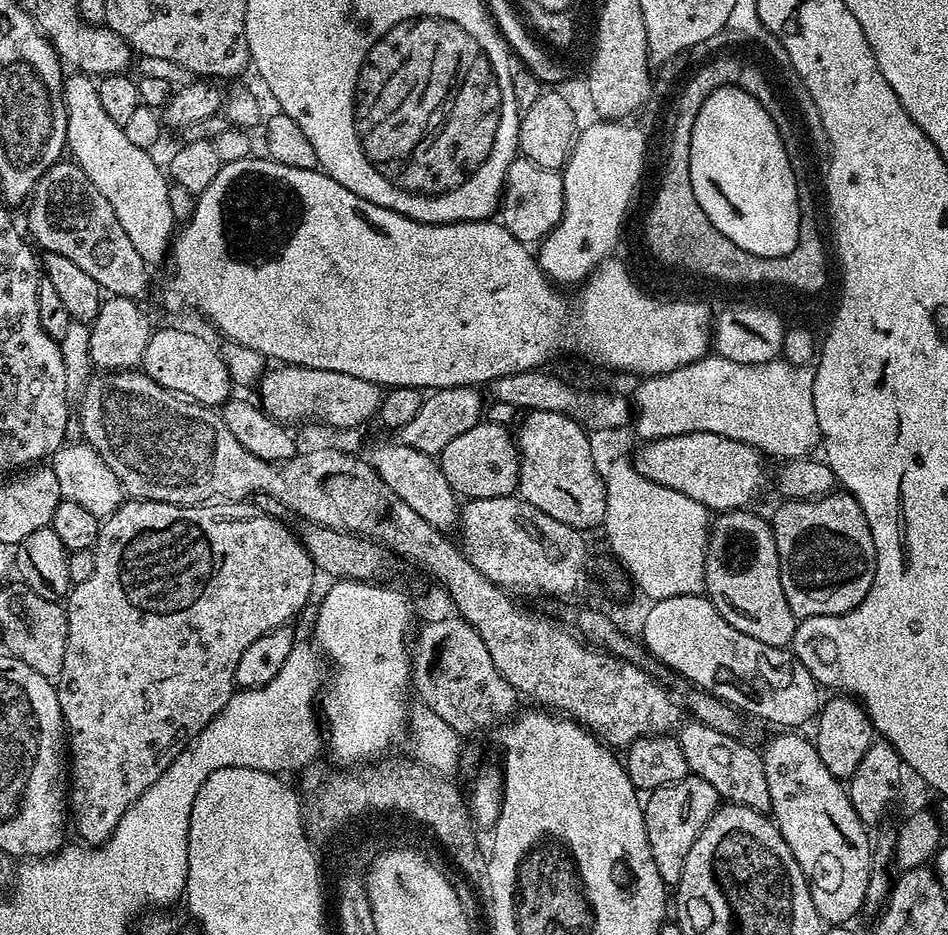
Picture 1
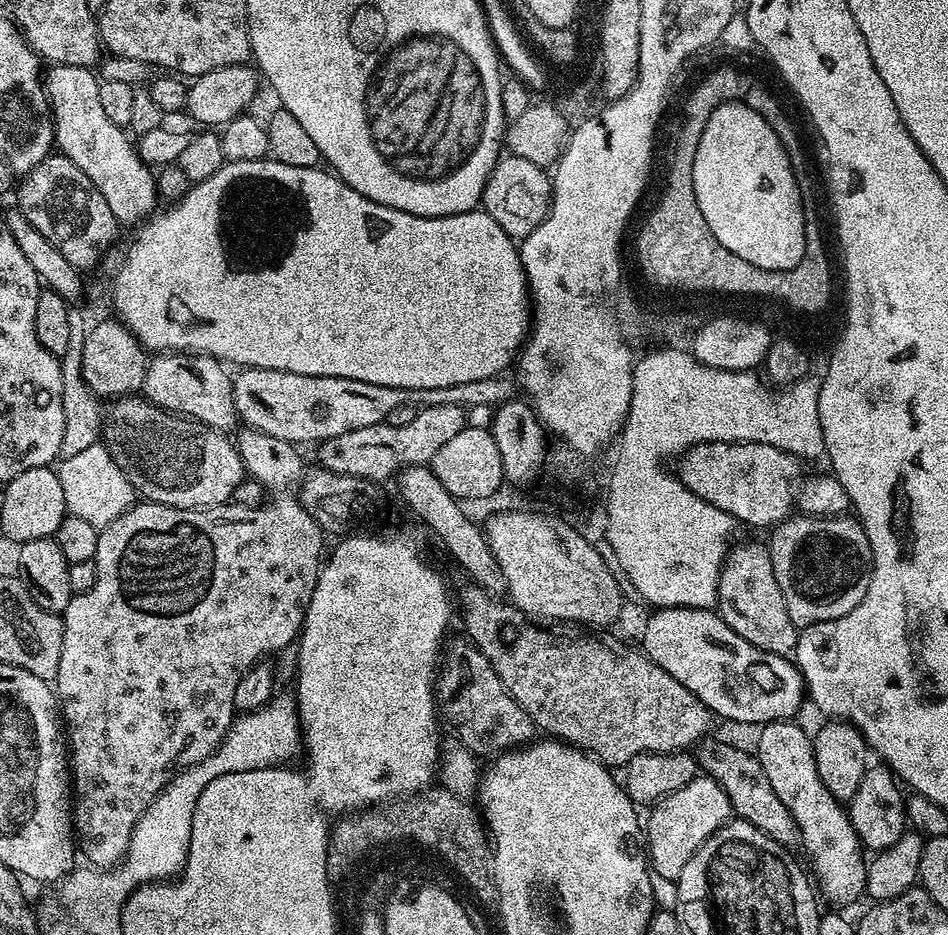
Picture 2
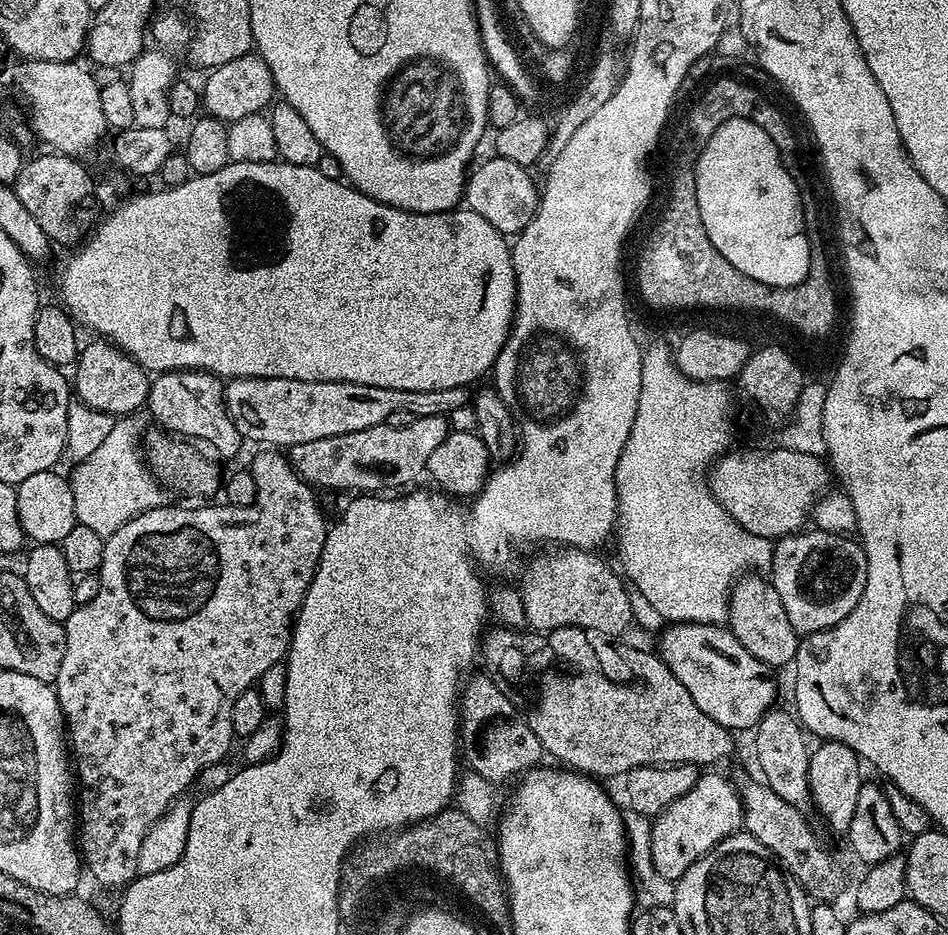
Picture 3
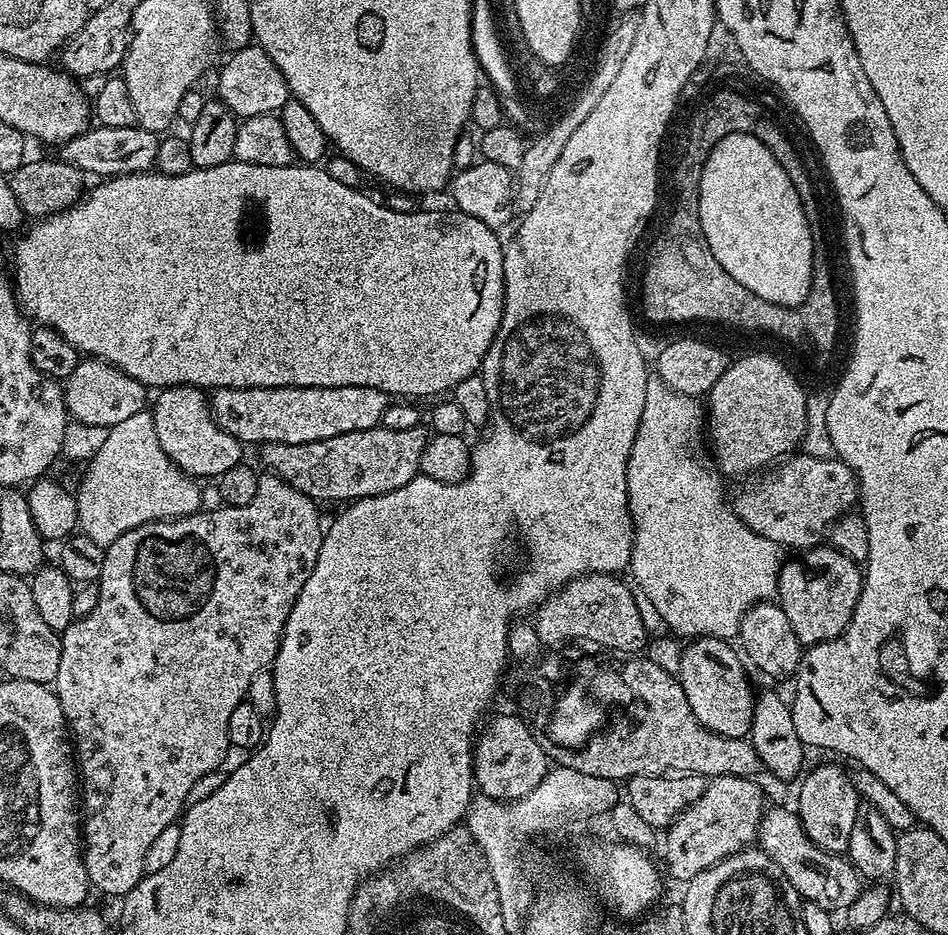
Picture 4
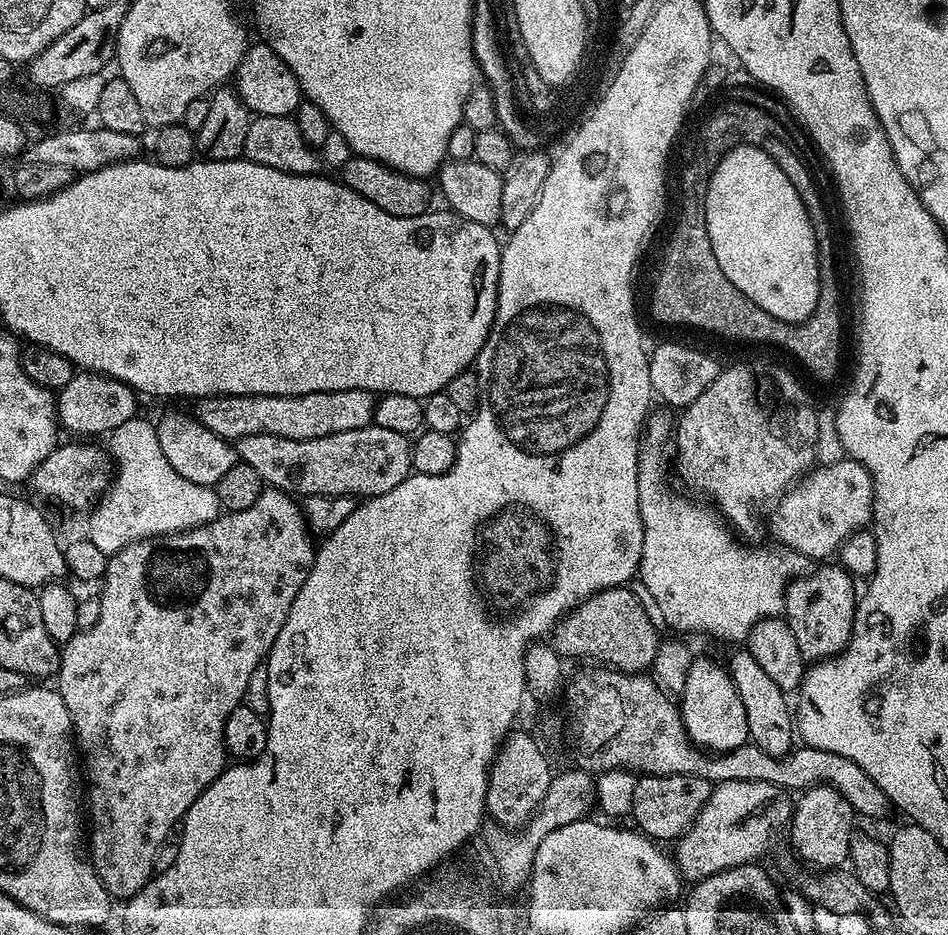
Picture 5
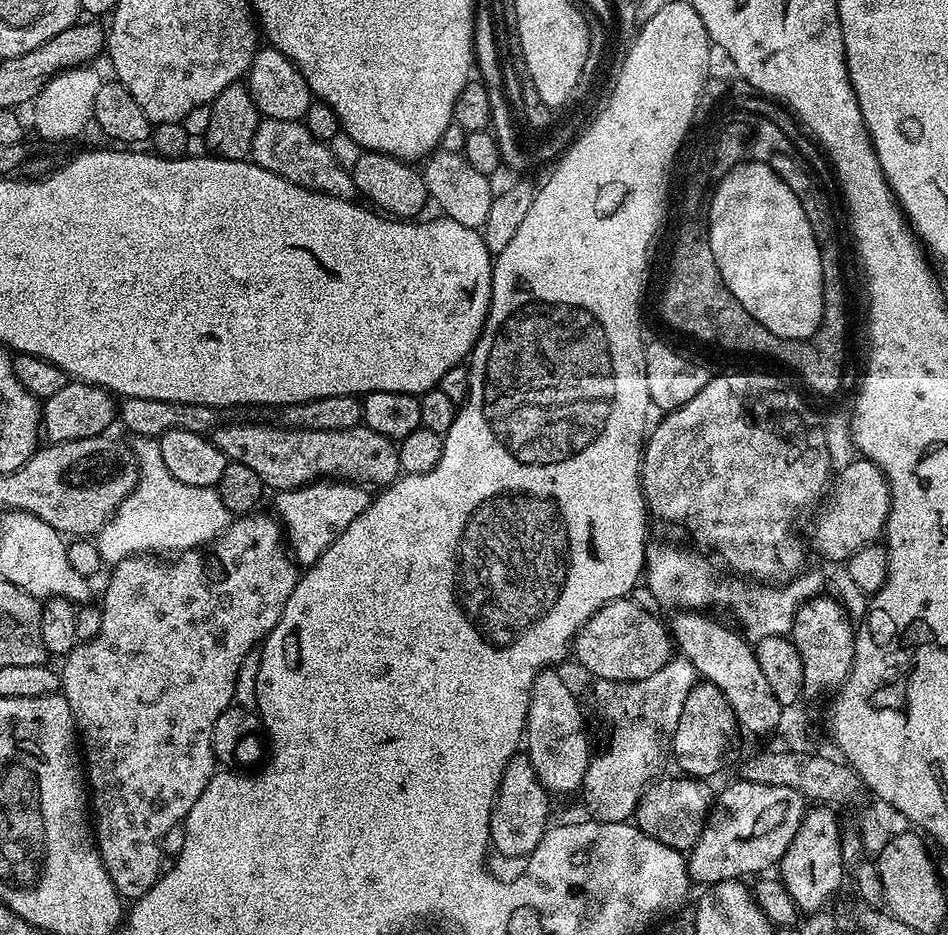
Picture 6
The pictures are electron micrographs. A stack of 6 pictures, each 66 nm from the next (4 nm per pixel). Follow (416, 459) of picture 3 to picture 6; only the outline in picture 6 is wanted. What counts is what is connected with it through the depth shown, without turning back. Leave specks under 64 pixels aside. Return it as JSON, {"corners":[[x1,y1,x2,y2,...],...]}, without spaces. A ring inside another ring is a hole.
{"corners":[[221,423,211,429,212,445,233,464,245,464,262,478,265,489,288,492,321,478,335,478,361,486,387,486,401,475,399,450,390,438,357,426,346,430,306,430,272,424]]}

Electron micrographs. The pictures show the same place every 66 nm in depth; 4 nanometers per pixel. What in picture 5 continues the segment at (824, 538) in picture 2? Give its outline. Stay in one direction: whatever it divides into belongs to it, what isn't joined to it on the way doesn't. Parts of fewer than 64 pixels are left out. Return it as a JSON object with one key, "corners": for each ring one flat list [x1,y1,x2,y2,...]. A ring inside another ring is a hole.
{"corners":[[832,562,817,568,820,569,807,578,793,579,784,591,783,619,787,620,790,634,794,634,794,639,798,641,798,650,802,650,808,662,826,660,844,651,848,639,852,637,858,603,858,588,856,592,852,585,855,584,853,577,845,568]]}

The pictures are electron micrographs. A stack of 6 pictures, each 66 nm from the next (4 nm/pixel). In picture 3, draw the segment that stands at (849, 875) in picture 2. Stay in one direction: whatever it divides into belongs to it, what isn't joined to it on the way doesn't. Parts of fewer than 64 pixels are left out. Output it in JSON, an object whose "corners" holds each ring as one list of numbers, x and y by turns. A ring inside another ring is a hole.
{"corners":[[771,710,765,713,756,725,754,735,756,735,756,764,760,767,759,775,764,783,770,786,770,790,774,790,774,794,778,794,778,798,782,798,782,802,790,802,790,806,801,810,807,809,810,804,808,795,810,743,808,744,809,737,800,721,791,711]]}

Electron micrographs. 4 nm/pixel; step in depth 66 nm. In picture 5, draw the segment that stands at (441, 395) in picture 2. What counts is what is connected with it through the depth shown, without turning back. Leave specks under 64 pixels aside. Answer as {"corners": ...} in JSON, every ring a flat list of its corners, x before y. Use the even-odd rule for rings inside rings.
{"corners":[[334,390,311,392,301,396,201,396,190,408,200,424,226,441,238,442,250,434,274,434,278,438,309,440,326,434,342,434,346,430,358,430,372,423,377,397,366,390]]}

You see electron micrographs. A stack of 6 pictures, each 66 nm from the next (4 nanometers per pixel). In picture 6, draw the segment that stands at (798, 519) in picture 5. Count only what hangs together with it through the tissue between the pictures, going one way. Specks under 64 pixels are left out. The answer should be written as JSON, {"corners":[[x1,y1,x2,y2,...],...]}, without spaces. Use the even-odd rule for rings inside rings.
{"corners":[[863,458,849,459,847,466,839,469,838,475,835,477,834,483,831,485,830,491,823,497,822,503,815,509,816,517,812,520,812,540,810,536,810,544,817,548,822,555,828,560,840,560,840,562,846,562,857,550,866,547,868,544,877,543,884,535,884,527,888,521,888,515,890,514,890,502,892,501,892,495,888,489,888,480,882,474,882,470,874,462,865,460]]}

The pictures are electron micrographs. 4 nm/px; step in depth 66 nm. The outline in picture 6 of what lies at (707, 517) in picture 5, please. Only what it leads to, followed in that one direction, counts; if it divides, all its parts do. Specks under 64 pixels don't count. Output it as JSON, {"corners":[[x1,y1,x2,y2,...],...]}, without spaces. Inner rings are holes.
{"corners":[[655,542,645,547,643,579,646,584,648,580,648,588,652,591,653,598,658,603,665,604,668,610,712,610,708,608,721,604,740,619,739,627,743,635,752,642,771,636,788,636,798,610,823,589,820,588,824,584,823,574,810,573,808,570,800,573,794,586,753,586,740,578,719,576,716,573,717,565,712,565,707,560,707,555,696,552,687,552,686,549,675,548,672,544]]}

